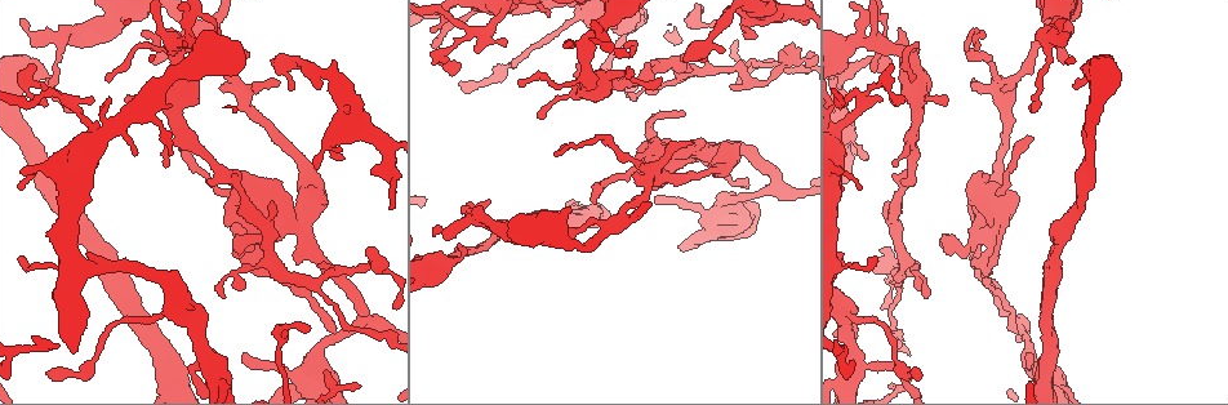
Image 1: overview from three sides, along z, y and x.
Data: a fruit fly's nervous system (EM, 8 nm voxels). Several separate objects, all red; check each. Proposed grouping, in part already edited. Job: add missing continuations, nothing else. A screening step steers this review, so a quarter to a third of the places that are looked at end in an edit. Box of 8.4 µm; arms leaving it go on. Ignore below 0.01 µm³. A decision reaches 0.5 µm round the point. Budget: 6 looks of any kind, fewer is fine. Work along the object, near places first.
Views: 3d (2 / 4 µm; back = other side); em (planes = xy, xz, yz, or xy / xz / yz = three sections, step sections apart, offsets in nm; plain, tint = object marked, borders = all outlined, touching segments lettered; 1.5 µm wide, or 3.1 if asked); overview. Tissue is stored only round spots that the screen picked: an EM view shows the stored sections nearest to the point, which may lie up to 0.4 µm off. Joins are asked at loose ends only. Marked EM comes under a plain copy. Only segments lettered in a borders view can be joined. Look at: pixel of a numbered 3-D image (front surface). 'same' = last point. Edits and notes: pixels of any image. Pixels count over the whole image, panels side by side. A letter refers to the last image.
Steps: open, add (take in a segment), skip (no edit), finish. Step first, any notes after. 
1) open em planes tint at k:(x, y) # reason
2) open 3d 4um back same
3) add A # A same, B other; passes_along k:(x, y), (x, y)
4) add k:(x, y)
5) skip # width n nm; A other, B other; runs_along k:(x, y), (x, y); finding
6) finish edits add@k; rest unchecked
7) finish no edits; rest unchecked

open em xz step 8 tint at 1:(279, 83) # free end

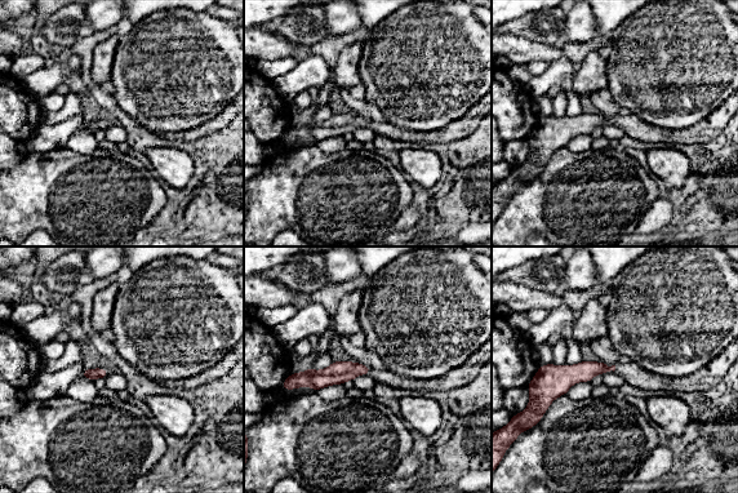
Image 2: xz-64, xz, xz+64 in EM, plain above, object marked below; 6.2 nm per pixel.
open em xz step 8 borders same

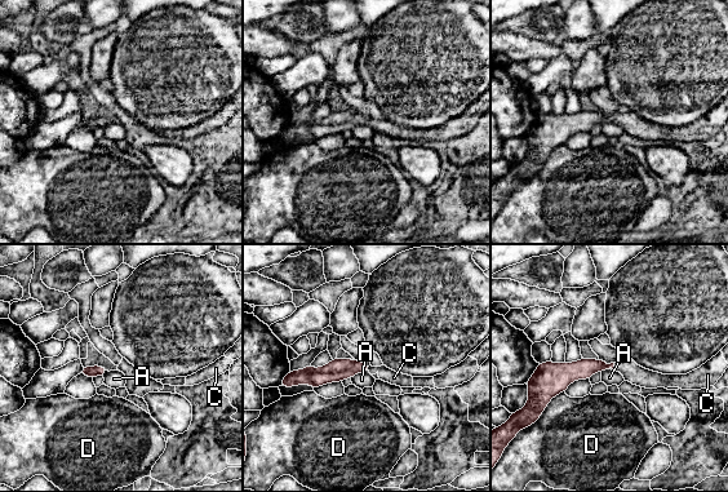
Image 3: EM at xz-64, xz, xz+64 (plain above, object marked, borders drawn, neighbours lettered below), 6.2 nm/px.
add C # A other, C same, D other; passes_along 3:(337, 369), (369, 367), (385, 373); the neuron continues

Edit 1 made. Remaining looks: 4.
open overview # redraw

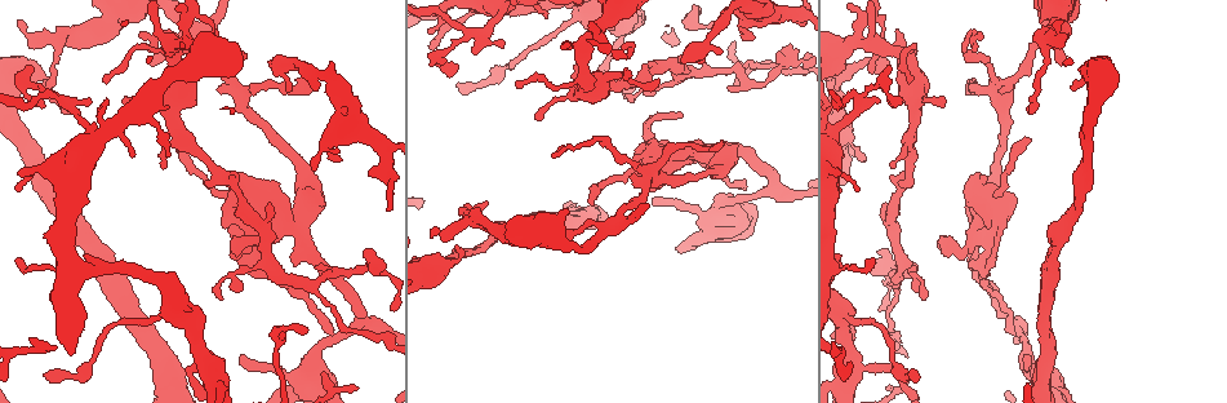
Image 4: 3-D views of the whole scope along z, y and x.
open 3d 4um at 4:(456, 67) # tapers out

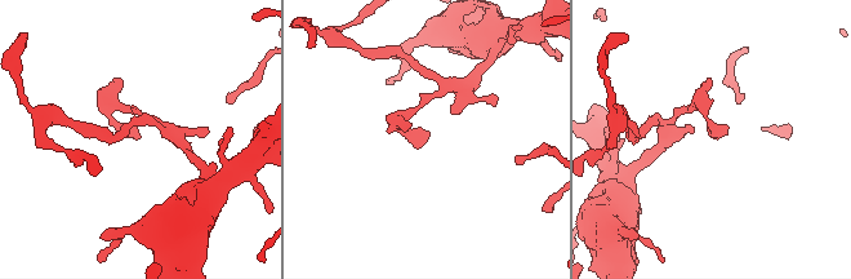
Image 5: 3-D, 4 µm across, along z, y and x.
open em planes borders at 5:(428, 134)

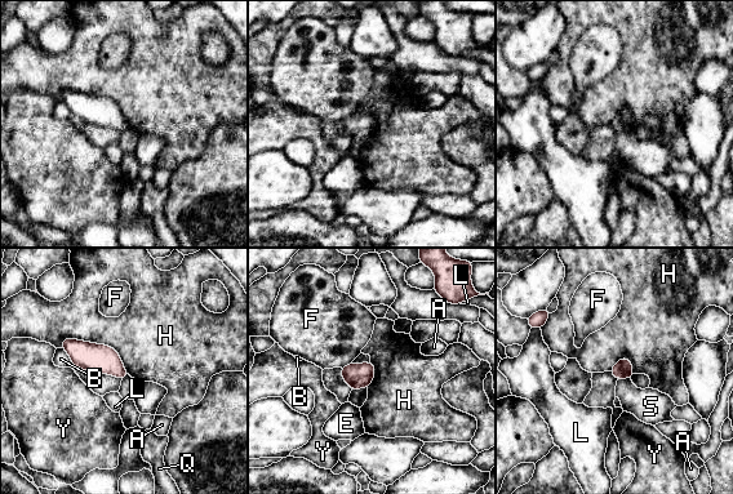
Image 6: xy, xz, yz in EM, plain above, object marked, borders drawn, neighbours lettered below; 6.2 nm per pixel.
skip # A other, B other, E other, F other, H other, L other, Q other, S other, Y other; border 6:(61, 342), (109, 345), (129, 374); none of them fits

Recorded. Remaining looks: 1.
open em planes borders at 4:(458, 246)

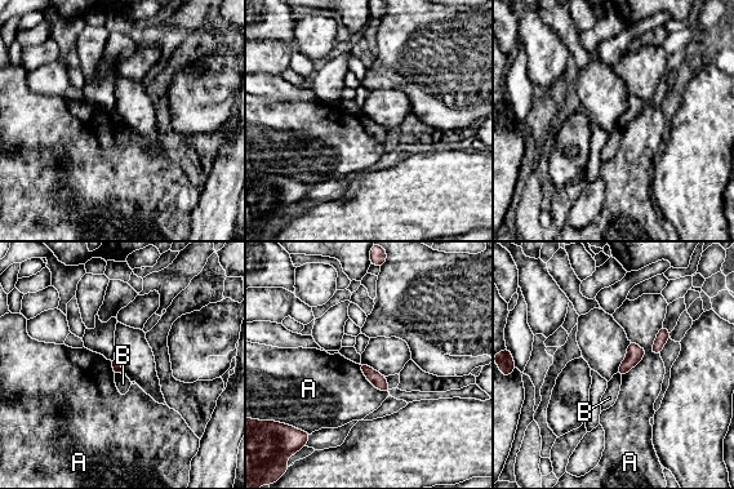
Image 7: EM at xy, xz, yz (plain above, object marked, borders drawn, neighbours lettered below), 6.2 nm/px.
skip # A other, B other; border 7:(115, 372), (124, 374); no lettered segment goes on from it

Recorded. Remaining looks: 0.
finish edits add@3; rest unchecked

